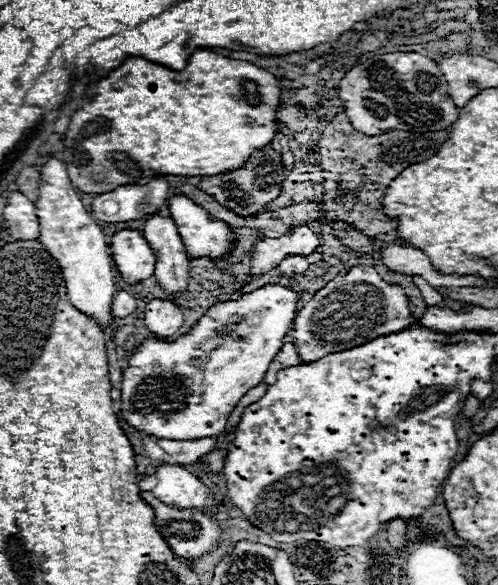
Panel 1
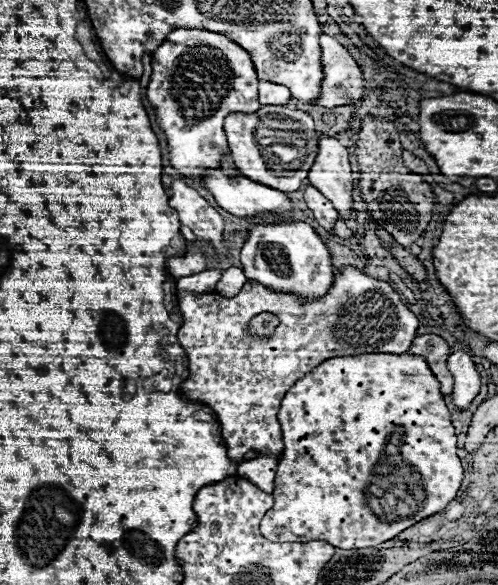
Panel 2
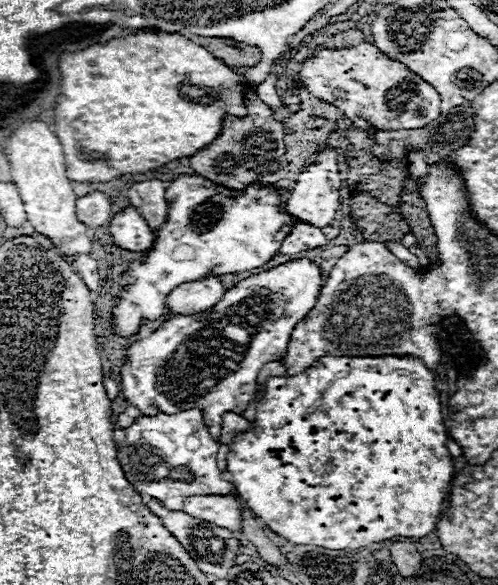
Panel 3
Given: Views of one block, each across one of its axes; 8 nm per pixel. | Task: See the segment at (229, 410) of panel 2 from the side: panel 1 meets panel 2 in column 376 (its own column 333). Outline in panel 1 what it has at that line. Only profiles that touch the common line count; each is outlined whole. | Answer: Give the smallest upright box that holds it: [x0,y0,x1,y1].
[292,266,410,362]

